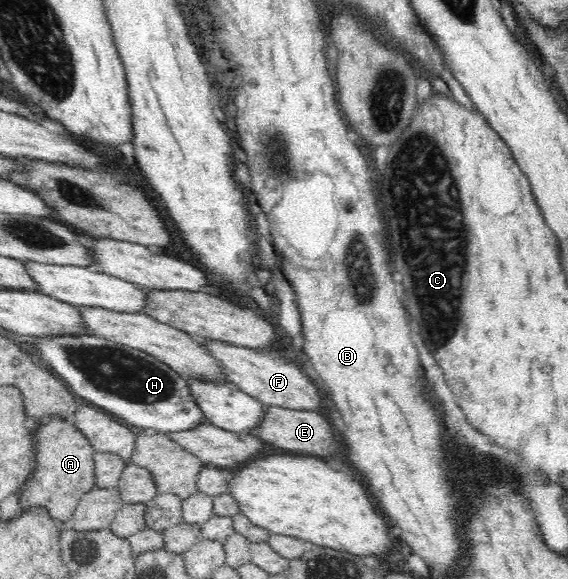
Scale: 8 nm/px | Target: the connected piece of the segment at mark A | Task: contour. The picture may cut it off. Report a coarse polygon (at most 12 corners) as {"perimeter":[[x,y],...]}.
{"perimeter":[[72,418],[35,430],[21,507],[60,525],[96,485],[97,451]]}

